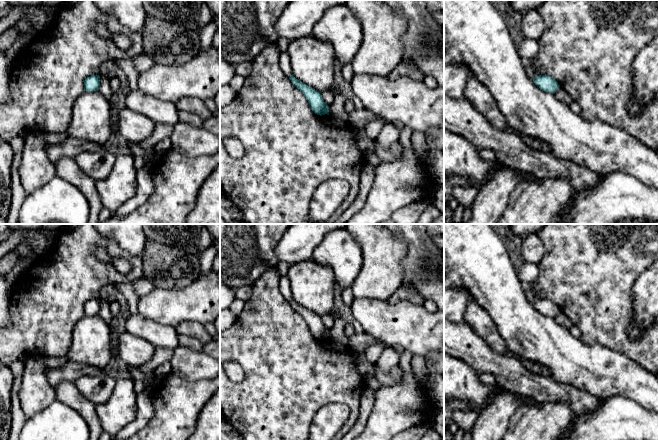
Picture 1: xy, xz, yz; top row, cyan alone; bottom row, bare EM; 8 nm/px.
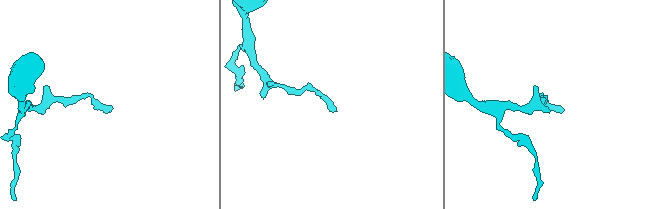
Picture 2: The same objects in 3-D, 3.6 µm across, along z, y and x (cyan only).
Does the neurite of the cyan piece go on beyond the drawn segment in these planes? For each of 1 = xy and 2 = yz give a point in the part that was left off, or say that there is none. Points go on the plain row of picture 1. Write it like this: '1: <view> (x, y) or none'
1: none
2: none

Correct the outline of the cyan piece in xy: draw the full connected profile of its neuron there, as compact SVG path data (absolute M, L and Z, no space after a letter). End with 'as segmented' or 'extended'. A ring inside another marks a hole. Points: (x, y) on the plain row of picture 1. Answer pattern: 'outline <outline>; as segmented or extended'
outline M92 299L84 304L84 314L87 316L94 316L98 315L100 311L100 300L99 299Z; as segmented

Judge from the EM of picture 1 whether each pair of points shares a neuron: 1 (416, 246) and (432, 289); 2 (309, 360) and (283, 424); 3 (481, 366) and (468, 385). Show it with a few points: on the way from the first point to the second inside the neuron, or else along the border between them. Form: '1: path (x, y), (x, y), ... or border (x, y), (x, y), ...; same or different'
1: path (416, 257), (416, 273), (421, 278); same
2: path (293, 376), (288, 381), (288, 408); same
3: border (458, 358), (465, 361), (479, 375); different

